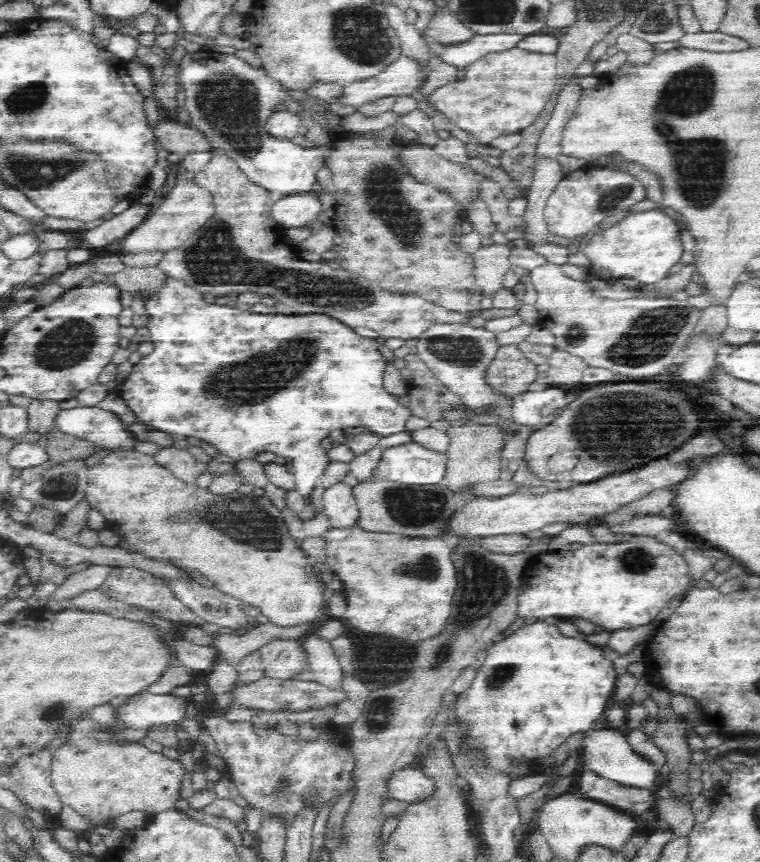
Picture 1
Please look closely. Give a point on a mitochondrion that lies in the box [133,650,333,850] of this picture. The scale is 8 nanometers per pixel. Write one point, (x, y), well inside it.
(287, 787)

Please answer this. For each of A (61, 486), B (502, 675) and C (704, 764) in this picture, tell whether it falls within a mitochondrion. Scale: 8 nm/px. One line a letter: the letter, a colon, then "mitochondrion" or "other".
A: mitochondrion
B: mitochondrion
C: other

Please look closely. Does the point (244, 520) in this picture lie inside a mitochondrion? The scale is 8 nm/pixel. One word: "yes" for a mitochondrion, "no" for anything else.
yes

